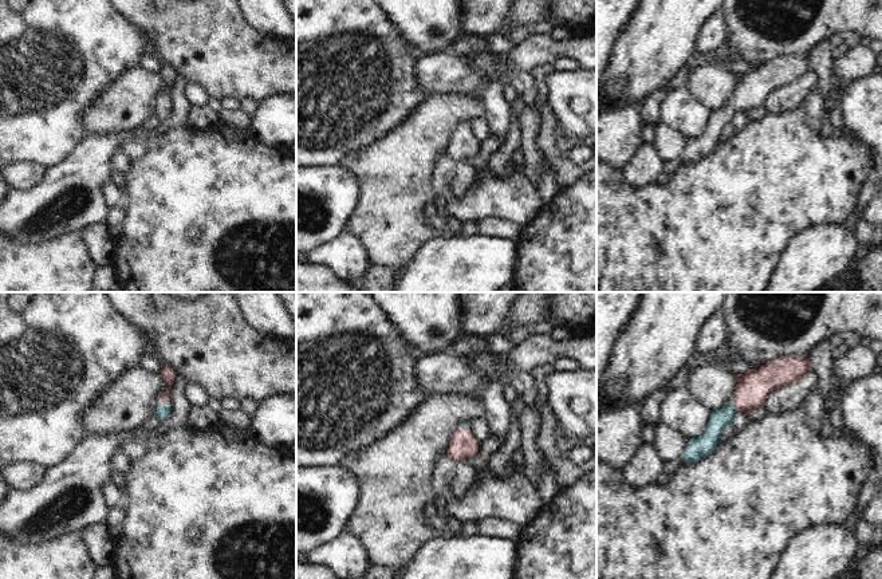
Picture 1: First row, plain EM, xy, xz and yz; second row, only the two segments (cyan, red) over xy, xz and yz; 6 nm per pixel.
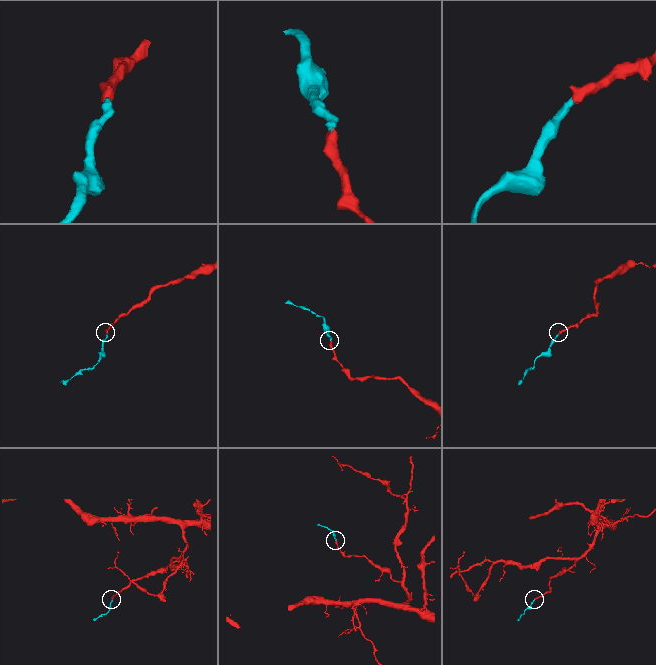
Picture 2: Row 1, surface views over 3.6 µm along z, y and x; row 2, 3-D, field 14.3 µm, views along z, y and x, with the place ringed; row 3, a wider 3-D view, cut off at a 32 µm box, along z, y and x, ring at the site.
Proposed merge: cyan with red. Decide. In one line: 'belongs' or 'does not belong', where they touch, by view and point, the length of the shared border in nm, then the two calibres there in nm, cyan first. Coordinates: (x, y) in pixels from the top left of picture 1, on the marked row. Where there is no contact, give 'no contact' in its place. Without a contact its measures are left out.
belongs | xy (161, 404) | 80 nm | 90/80 nm

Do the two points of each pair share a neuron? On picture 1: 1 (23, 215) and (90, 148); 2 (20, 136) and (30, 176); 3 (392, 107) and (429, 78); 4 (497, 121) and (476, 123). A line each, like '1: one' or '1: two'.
1: one
2: two
3: two
4: two

